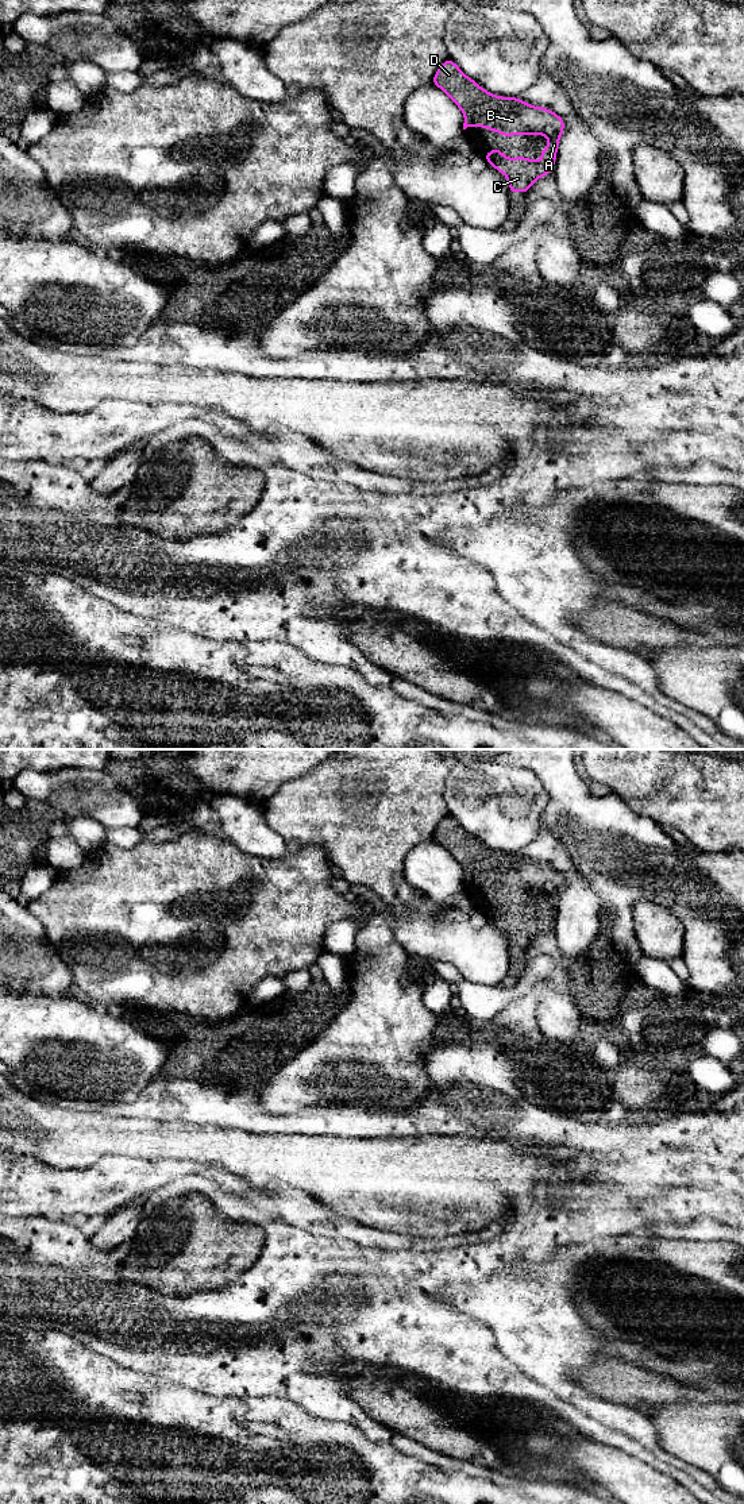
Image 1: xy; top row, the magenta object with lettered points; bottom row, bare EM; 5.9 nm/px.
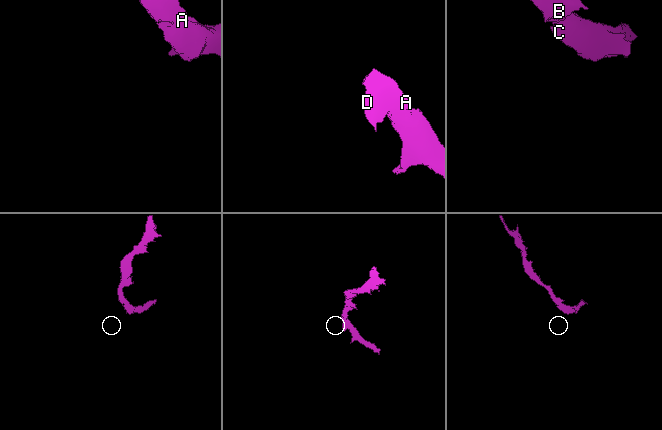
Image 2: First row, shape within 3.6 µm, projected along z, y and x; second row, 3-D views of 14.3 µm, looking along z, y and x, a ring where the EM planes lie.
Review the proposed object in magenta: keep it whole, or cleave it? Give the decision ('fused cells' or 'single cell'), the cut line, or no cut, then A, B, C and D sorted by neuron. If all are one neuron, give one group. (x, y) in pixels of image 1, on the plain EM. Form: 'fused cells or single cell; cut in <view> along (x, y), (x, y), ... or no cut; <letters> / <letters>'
single cell; no cut; A B C D

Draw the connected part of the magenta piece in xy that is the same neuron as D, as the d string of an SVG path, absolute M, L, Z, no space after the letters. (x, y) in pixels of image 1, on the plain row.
M450 814L439 822L432 840L463 868L463 886L482 883L491 888L501 888L504 894L539 890L550 895L547 903L539 907L543 917L524 913L509 915L497 903L483 911L490 922L506 933L510 950L527 949L536 936L555 925L564 875L550 864L533 863L520 853L491 851L466 832Z

